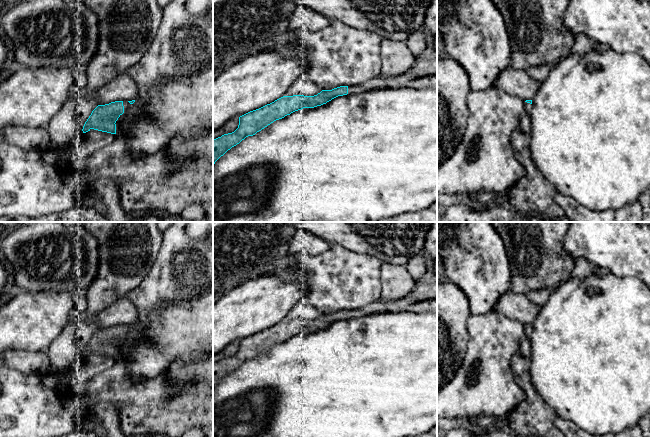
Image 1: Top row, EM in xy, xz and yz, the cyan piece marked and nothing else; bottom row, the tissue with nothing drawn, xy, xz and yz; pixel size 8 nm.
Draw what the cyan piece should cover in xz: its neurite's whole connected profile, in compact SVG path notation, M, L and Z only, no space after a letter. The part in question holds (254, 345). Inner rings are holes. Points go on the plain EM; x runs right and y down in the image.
M428 265L423 276L415 280L413 290L402 300L390 303L375 302L354 310L340 310L332 314L322 314L314 320L283 320L259 333L239 341L238 352L213 364L213 390L232 371L248 360L253 360L276 344L303 332L314 332L347 318L362 317L374 313L399 312L419 301L437 298L437 275L432 265Z

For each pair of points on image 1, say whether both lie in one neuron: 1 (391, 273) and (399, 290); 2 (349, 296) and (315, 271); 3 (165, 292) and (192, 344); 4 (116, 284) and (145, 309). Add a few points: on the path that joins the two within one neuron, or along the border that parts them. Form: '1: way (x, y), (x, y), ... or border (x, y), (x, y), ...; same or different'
1: way (394, 277), (396, 286); same
2: way (341, 288), (323, 272); same
3: border (194, 298), (164, 303), (151, 317); different
4: border (145, 277), (136, 287), (123, 296); different

